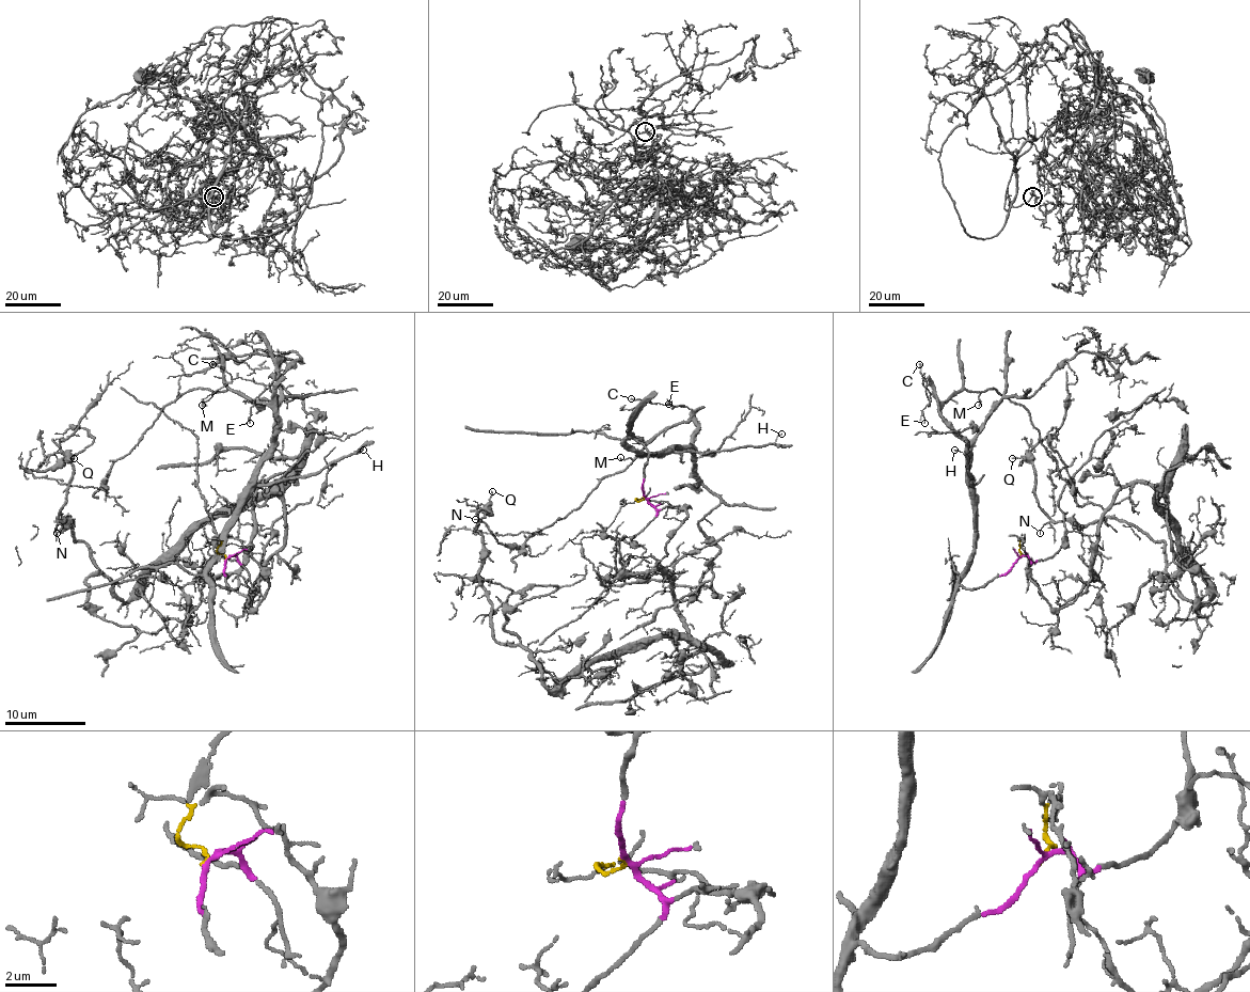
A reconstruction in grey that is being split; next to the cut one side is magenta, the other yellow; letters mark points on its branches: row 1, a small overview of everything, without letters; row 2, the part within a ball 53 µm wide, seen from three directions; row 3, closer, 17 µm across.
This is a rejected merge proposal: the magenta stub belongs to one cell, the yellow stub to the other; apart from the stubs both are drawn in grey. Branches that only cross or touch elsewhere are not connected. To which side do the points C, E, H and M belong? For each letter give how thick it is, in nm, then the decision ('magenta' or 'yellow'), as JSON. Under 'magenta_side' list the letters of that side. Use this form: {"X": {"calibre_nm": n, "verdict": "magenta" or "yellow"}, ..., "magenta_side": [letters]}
{"C": {"calibre_nm": 120, "verdict": "magenta"}, "E": {"calibre_nm": 80, "verdict": "magenta"}, "H": {"calibre_nm": 90, "verdict": "magenta"}, "M": {"calibre_nm": 120, "verdict": "magenta"}, "magenta_side": ["C", "E", "H", "M"]}

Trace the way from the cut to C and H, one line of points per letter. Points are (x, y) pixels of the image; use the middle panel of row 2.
C: (645, 498), (649, 457), (643, 444), (627, 441), (638, 453), (685, 449), (697, 428), (685, 406), (630, 398)
H: (645, 498), (643, 469), (649, 457), (643, 444), (627, 441), (638, 453), (724, 451), (762, 446), (782, 432)

